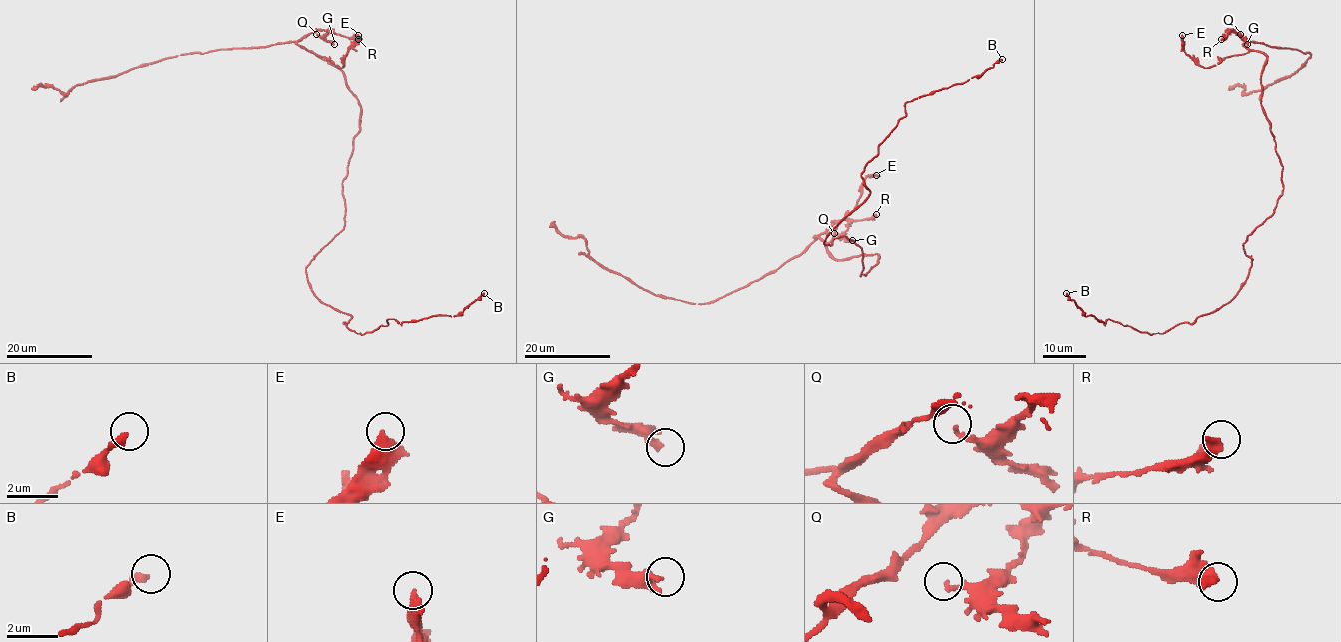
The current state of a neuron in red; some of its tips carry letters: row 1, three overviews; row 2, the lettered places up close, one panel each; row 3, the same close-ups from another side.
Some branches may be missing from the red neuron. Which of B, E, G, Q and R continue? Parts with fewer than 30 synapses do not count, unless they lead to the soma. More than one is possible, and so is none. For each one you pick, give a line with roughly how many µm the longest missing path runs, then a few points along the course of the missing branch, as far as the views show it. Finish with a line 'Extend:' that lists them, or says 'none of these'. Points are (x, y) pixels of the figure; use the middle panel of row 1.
Extend: none of these

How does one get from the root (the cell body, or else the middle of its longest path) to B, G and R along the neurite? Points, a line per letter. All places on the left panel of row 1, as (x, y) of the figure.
B: (352, 147), (344, 227), (305, 269), (313, 293), (362, 334), (389, 318), (457, 315), (484, 293)
G: (352, 147), (360, 129), (360, 106), (345, 74), (297, 42), (316, 30), (330, 30), (325, 39), (334, 44)
R: (352, 147), (360, 129), (360, 106), (345, 74), (297, 42), (316, 30), (358, 39)

